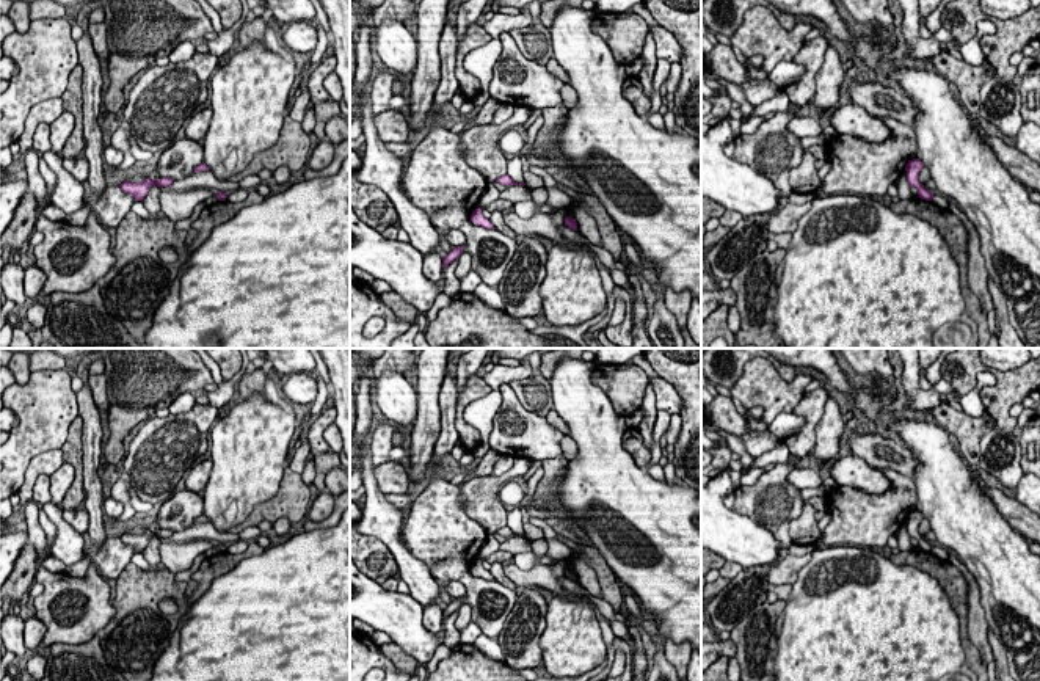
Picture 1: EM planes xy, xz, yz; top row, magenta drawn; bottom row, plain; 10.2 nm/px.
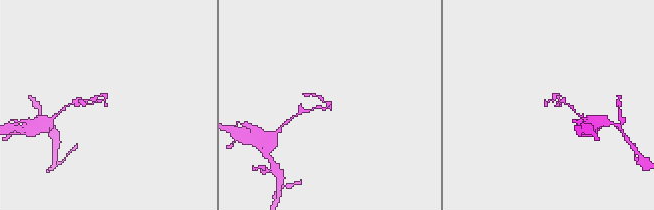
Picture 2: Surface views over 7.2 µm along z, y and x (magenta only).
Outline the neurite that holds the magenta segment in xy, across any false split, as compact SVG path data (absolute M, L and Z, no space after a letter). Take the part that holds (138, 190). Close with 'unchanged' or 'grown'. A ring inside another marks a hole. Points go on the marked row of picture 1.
M147 177L143 182L124 180L119 187L124 193L132 195L135 201L143 201L152 185L169 188L173 182L174 179L171 177L162 177L158 180Z; unchanged

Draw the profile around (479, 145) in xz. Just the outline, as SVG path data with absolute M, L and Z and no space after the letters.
M515 108L504 124L467 126L461 135L461 154L469 166L478 169L486 182L494 182L507 174L508 160L499 149L499 138L504 132L529 119L527 108Z

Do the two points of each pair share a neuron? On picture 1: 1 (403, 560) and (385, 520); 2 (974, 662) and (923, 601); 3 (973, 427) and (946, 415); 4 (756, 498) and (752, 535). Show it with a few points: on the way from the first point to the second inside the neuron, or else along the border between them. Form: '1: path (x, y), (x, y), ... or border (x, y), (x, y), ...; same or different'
1: path (399, 551), (388, 529); same
2: border (956, 614), (960, 623), (960, 645), (967, 664); different
3: path (967, 427), (952, 421); same
4: border (731, 509), (763, 524), (778, 543); different

